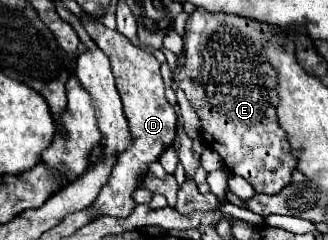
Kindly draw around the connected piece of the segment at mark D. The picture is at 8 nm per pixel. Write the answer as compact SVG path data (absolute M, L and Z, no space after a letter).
M79 17L79 21L83 23L89 37L97 43L97 47L111 61L111 69L113 69L113 75L115 75L115 85L117 85L117 91L121 95L123 109L125 109L129 129L131 129L131 135L133 135L131 147L117 157L117 165L113 167L109 183L101 189L99 197L93 201L89 211L93 213L93 217L109 215L109 217L125 219L125 217L129 217L129 213L135 207L135 201L131 199L131 195L137 189L139 177L145 175L147 165L151 161L157 161L159 155L173 143L175 133L177 133L175 131L177 115L175 115L175 109L165 99L165 87L163 87L161 73L159 73L159 61L151 53L135 47L125 35L121 35L119 31L107 29L101 21L97 21L93 17Z

